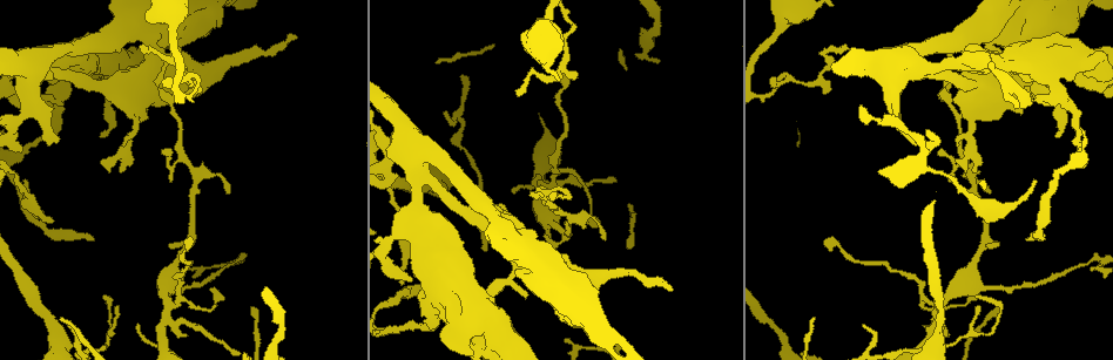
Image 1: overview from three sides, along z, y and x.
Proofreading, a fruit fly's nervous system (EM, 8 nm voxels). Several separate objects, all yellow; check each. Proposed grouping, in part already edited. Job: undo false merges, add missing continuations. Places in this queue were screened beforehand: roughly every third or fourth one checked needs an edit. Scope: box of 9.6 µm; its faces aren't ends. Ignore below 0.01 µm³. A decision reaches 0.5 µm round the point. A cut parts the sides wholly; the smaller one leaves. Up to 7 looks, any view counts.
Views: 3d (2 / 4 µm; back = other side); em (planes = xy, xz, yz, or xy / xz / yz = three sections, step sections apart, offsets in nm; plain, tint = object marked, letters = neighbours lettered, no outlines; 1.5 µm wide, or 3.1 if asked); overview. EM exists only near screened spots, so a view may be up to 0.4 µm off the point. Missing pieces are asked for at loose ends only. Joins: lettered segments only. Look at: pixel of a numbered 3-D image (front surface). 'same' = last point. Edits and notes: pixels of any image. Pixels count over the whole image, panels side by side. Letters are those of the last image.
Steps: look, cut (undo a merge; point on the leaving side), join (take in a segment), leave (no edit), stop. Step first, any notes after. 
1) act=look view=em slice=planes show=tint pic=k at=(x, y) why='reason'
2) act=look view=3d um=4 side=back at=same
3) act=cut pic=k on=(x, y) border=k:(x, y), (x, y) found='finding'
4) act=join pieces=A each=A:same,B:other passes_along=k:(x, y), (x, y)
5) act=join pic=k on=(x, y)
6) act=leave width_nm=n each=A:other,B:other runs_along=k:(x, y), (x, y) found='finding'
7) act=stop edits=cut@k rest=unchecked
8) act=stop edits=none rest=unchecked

act=look view=em slice=xz step=4 show=plain pic=1 at=(119, 306) why='an open end'

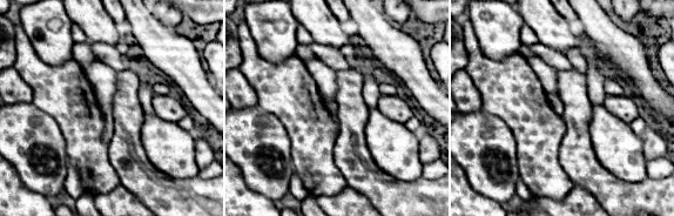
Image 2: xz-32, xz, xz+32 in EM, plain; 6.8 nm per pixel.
act=look view=em slice=xz step=4 show=letters at=same

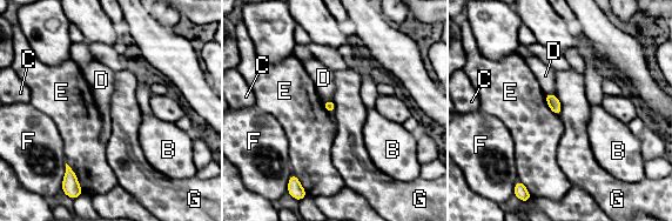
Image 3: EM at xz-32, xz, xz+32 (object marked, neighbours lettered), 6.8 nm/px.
act=leave width_nm=70 each=B:other,C:other,D:other,E:other,F:other,G:other border=3:(555, 94), (560, 105), (559, 115) found='none of them fits'

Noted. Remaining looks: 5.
act=look view=3d um=4 pic=1 at=(57, 340) why='calibre changes'

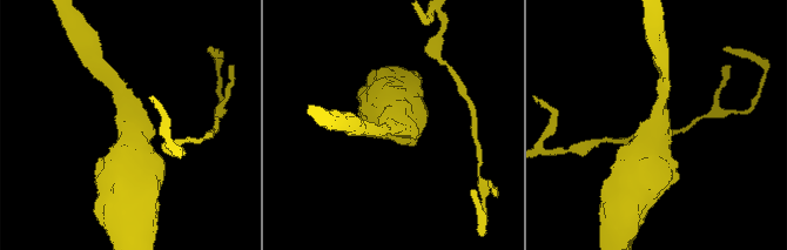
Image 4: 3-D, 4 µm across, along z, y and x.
act=look view=em slice=xy step=8 show=letters pic=4 at=(129, 120) why='now the EM'

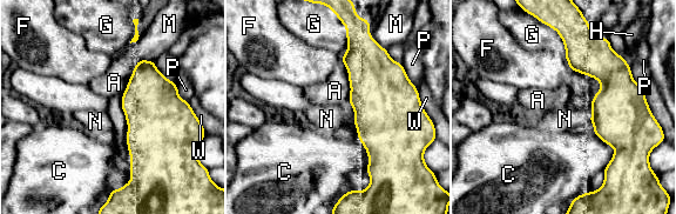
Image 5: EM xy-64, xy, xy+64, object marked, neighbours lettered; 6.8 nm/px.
act=leave each=A:other,C:other,F:other,G:other,H:other,M:other,N:other,P:other,W:other border=5:(347, 101), (353, 109), (355, 119) found='all the same neuron'

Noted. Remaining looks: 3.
act=look view=em slice=planes show=tint pic=1 at=(1023, 110) why='an open end'

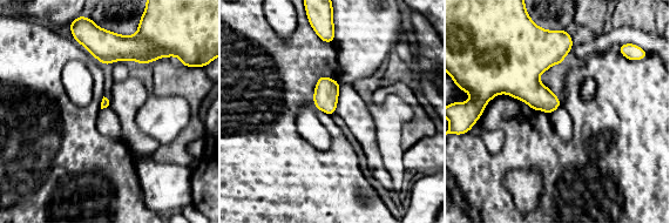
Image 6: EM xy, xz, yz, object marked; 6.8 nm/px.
act=look view=em slice=planes show=letters at=same why='see the neighbours'

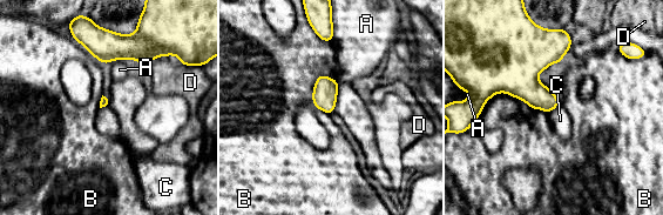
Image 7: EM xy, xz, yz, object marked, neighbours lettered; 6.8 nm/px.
act=leave each=A:other,B:other,C:other,D:other border=7:(320, 73), (315, 82), (311, 101) found='no lettered segment goes on from it'

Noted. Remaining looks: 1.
act=stop edits=none rest=unchecked

